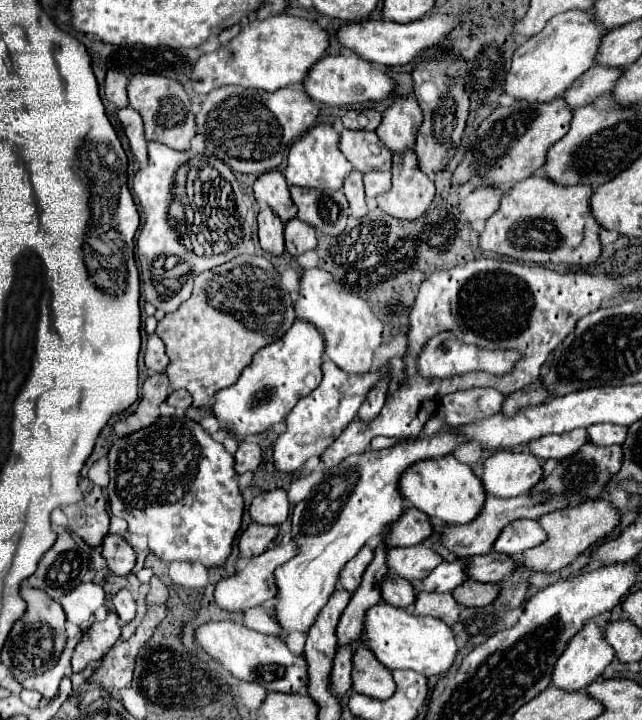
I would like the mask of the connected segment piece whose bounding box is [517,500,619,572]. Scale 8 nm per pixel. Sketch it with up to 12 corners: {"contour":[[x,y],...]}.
{"contour":[[605,500],[543,514],[519,566],[555,572],[617,526]]}

